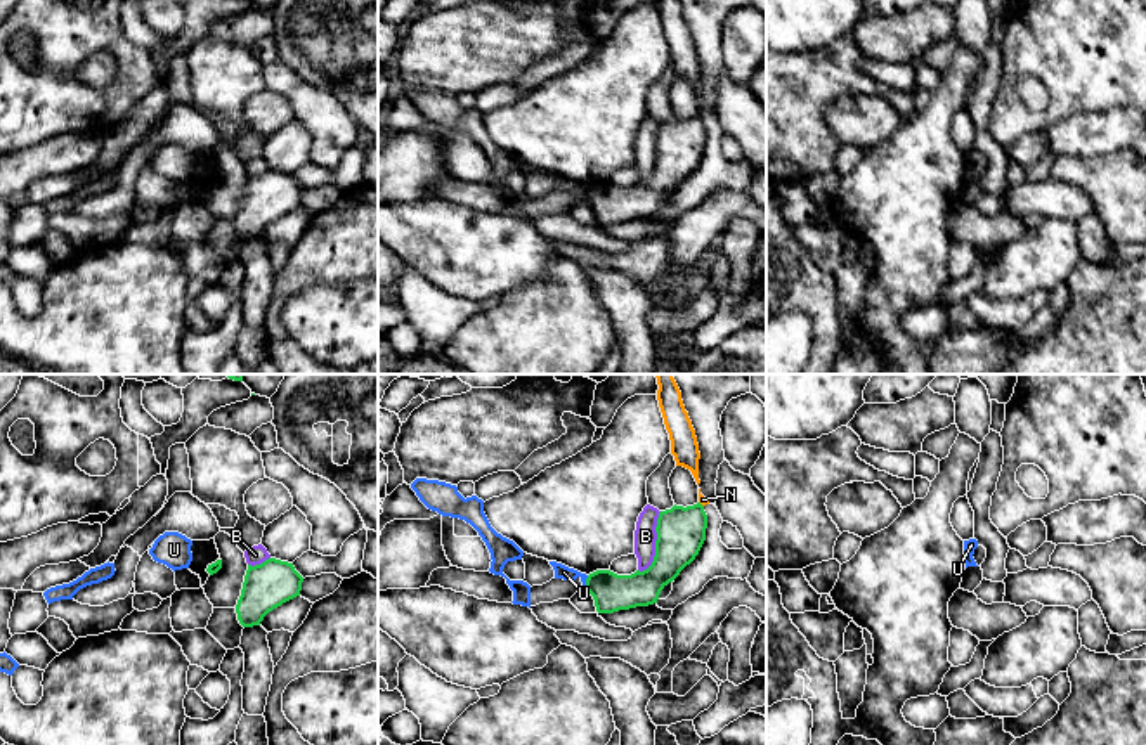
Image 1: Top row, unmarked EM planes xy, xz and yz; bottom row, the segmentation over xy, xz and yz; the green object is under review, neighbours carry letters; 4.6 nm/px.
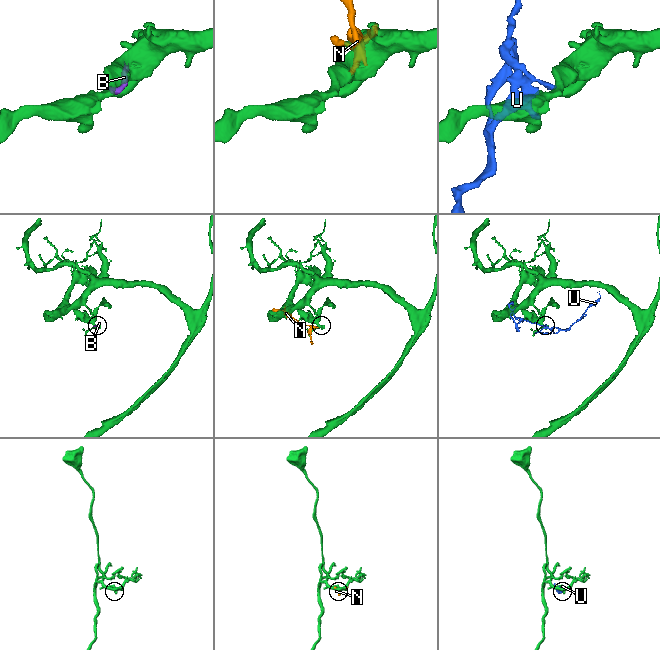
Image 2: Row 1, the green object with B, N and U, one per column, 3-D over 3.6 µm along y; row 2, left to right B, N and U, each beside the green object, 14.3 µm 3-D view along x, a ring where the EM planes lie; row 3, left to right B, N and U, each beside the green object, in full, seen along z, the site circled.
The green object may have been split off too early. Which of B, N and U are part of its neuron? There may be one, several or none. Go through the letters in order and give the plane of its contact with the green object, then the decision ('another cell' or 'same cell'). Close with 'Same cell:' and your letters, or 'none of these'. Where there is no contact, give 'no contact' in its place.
B: meets green in xz; another cell
N: meets green in xz; another cell
U: meets green in xz; another cell
Same cell: none of these

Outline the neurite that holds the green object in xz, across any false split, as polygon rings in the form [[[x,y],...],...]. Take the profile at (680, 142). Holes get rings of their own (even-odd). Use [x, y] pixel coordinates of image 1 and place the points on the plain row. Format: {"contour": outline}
{"contour": [[[700,114],[673,118],[657,130],[655,168],[652,177],[631,187],[596,182],[588,187],[584,201],[593,208],[598,225],[614,225],[657,215],[661,203],[699,166],[707,140]]]}

